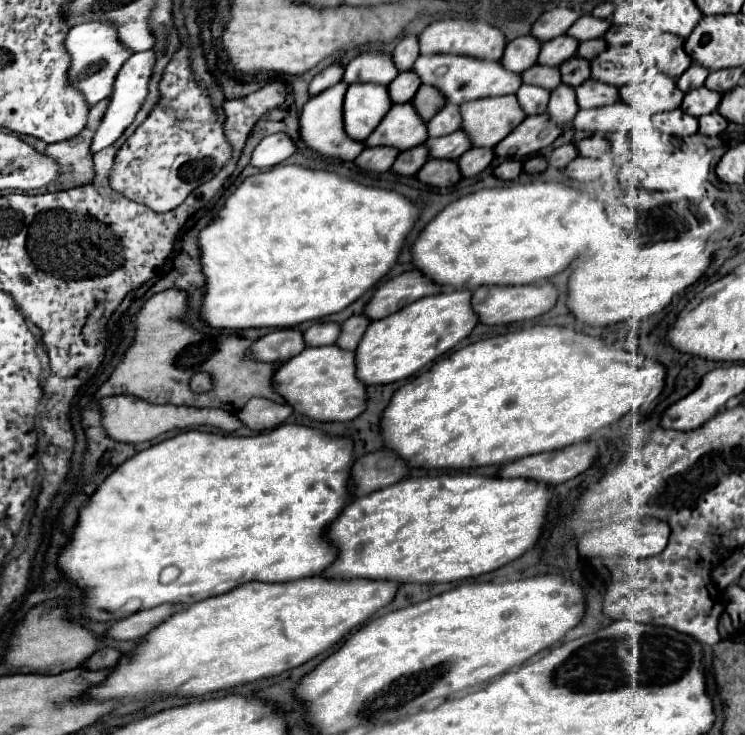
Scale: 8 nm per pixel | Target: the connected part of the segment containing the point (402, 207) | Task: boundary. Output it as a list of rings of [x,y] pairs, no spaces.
[[[277,165],[269,171],[251,175],[247,179],[243,179],[243,183],[227,197],[227,201],[221,207],[221,211],[217,213],[217,217],[205,229],[201,229],[197,235],[199,251],[201,251],[199,263],[201,263],[201,271],[205,275],[205,287],[207,287],[203,305],[201,305],[201,321],[215,329],[251,329],[251,327],[281,329],[281,327],[297,327],[305,321],[315,321],[315,319],[339,313],[341,309],[351,305],[355,299],[359,299],[365,291],[369,291],[381,277],[387,275],[387,271],[395,265],[399,251],[403,247],[403,241],[409,235],[417,217],[419,217],[419,209],[415,205],[411,205],[411,201],[405,199],[403,195],[399,195],[395,191],[387,191],[387,189],[365,187],[365,185],[353,183],[351,179],[341,177],[337,173],[311,171],[301,165]]]

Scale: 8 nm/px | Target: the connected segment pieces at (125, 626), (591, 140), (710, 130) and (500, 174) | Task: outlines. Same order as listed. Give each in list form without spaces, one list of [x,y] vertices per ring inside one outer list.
[[[159,605],[147,611],[133,613],[127,619],[115,621],[111,629],[107,631],[107,637],[115,641],[129,641],[129,639],[141,639],[147,635],[153,627],[157,627],[163,619],[167,619],[175,611],[175,605]]]
[[[599,135],[587,137],[587,139],[583,139],[583,141],[577,143],[579,157],[591,157],[591,159],[601,157],[601,155],[607,151],[607,147],[609,147],[607,139],[603,139],[603,137],[599,137]]]
[[[709,113],[699,117],[699,133],[705,137],[715,137],[727,127],[727,119],[721,117],[719,113]]]
[[[503,161],[499,167],[495,167],[493,175],[497,179],[503,179],[503,181],[513,181],[517,179],[521,173],[521,163],[519,161]]]

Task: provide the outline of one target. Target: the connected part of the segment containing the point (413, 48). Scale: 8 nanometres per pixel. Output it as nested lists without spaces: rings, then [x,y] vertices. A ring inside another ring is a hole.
[[[413,35],[403,37],[403,39],[397,43],[395,51],[393,51],[393,63],[395,63],[395,67],[397,67],[399,73],[411,71],[417,57],[419,57],[419,41],[417,41],[417,37],[413,37]]]

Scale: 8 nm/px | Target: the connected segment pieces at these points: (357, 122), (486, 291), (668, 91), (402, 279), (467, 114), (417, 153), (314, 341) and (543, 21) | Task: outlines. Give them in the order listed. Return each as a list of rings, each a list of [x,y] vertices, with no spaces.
[[[359,83],[351,85],[343,101],[343,127],[355,141],[365,141],[391,109],[387,87]]]
[[[533,283],[533,285],[513,285],[513,287],[479,287],[473,291],[471,307],[475,309],[475,315],[479,317],[479,323],[483,325],[507,325],[517,323],[525,319],[535,319],[543,313],[547,313],[557,301],[557,289],[547,283]]]
[[[651,71],[641,83],[621,87],[619,95],[623,103],[649,115],[677,109],[679,101],[683,99],[683,93],[677,89],[675,79],[659,71]]]
[[[407,271],[407,273],[401,273],[399,277],[385,281],[383,285],[379,285],[377,291],[373,293],[371,301],[365,305],[363,315],[371,317],[371,321],[377,321],[377,319],[383,319],[383,317],[411,305],[413,301],[417,301],[421,297],[435,295],[441,291],[443,289],[439,289],[435,283],[427,281],[427,277],[423,277],[423,273]]]
[[[513,95],[467,101],[459,111],[461,129],[475,141],[475,147],[495,147],[525,119]]]
[[[419,145],[419,147],[413,147],[409,151],[403,151],[397,155],[391,171],[395,175],[403,175],[403,177],[409,177],[409,175],[415,175],[423,163],[427,161],[427,147],[425,145]]]
[[[325,321],[325,323],[313,323],[309,329],[303,331],[303,341],[307,347],[323,347],[333,345],[339,337],[339,325]]]
[[[555,7],[547,13],[543,13],[531,27],[531,35],[545,43],[545,41],[551,41],[553,37],[559,37],[563,33],[567,33],[567,29],[575,23],[575,19],[579,19],[581,13],[575,11],[575,9],[569,9],[569,7]]]

